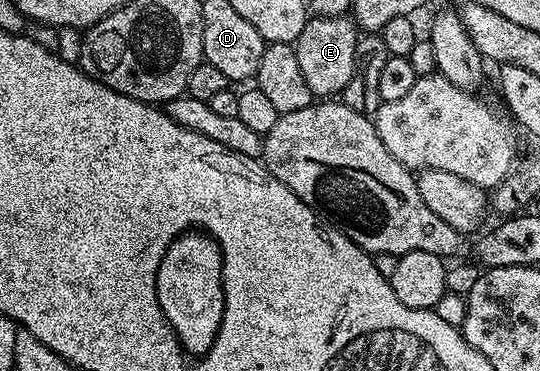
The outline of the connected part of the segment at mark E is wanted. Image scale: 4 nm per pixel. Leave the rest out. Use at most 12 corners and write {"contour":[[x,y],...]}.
{"contour":[[349,16],[308,19],[299,72],[314,96],[337,96],[357,66]]}

